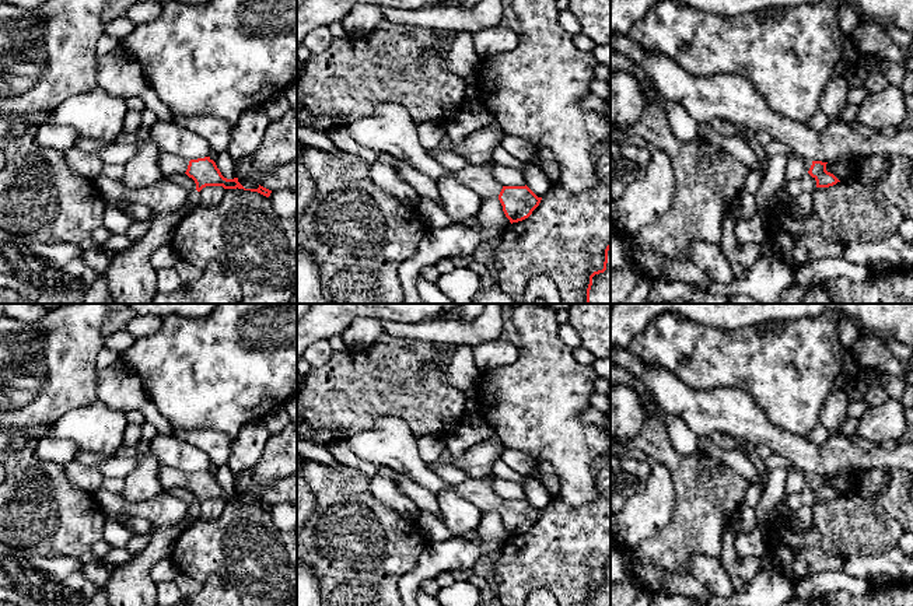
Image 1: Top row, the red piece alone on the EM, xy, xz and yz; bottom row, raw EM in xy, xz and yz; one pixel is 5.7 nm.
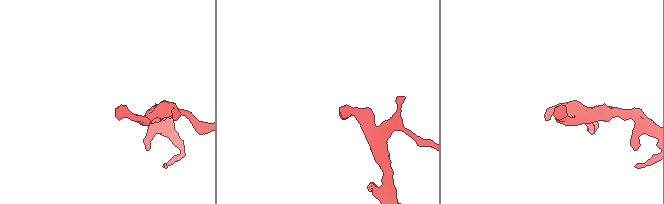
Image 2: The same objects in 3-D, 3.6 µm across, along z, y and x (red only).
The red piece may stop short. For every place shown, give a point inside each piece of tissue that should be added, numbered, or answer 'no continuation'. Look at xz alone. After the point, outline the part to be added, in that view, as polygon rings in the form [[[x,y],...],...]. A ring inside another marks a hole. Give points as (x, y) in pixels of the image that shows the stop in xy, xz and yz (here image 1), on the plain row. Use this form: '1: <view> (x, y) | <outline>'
1: xz (389, 442) | [[[381,416],[372,428],[357,432],[347,439],[350,449],[363,460],[389,466],[406,474],[416,484],[430,491],[454,490],[473,502],[482,512],[499,511],[503,500],[493,490],[493,476],[480,480],[466,480],[452,486],[438,477],[433,467],[419,455],[417,439],[407,423],[396,416]]]

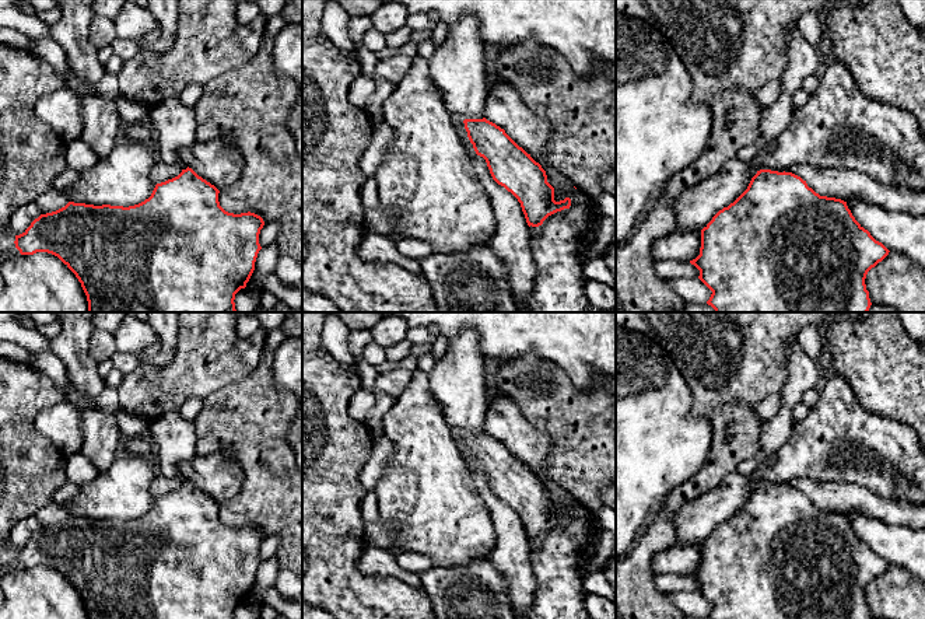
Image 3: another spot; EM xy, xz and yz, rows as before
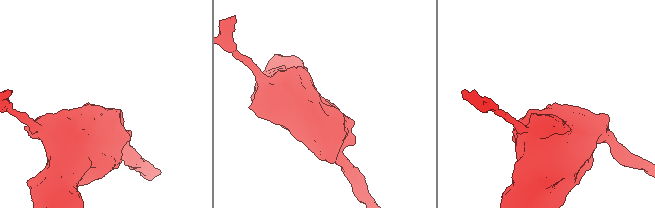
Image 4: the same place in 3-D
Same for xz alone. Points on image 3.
no continuation

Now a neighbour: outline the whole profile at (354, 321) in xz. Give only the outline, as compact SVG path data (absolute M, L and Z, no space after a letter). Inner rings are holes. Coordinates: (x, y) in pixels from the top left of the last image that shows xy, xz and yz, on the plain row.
M327 312L350 331L371 331L383 318L382 312Z

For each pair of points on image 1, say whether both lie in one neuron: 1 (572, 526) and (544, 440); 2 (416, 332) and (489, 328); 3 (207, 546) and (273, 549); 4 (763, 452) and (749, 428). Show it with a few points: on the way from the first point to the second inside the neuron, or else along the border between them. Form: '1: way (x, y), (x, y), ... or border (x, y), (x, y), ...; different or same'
1: border (595, 498), (581, 505), (559, 503); different
2: way (434, 332), (471, 332); same
3: way (224, 546), (256, 549); same
4: border (752, 445), (766, 445), (773, 452); different

